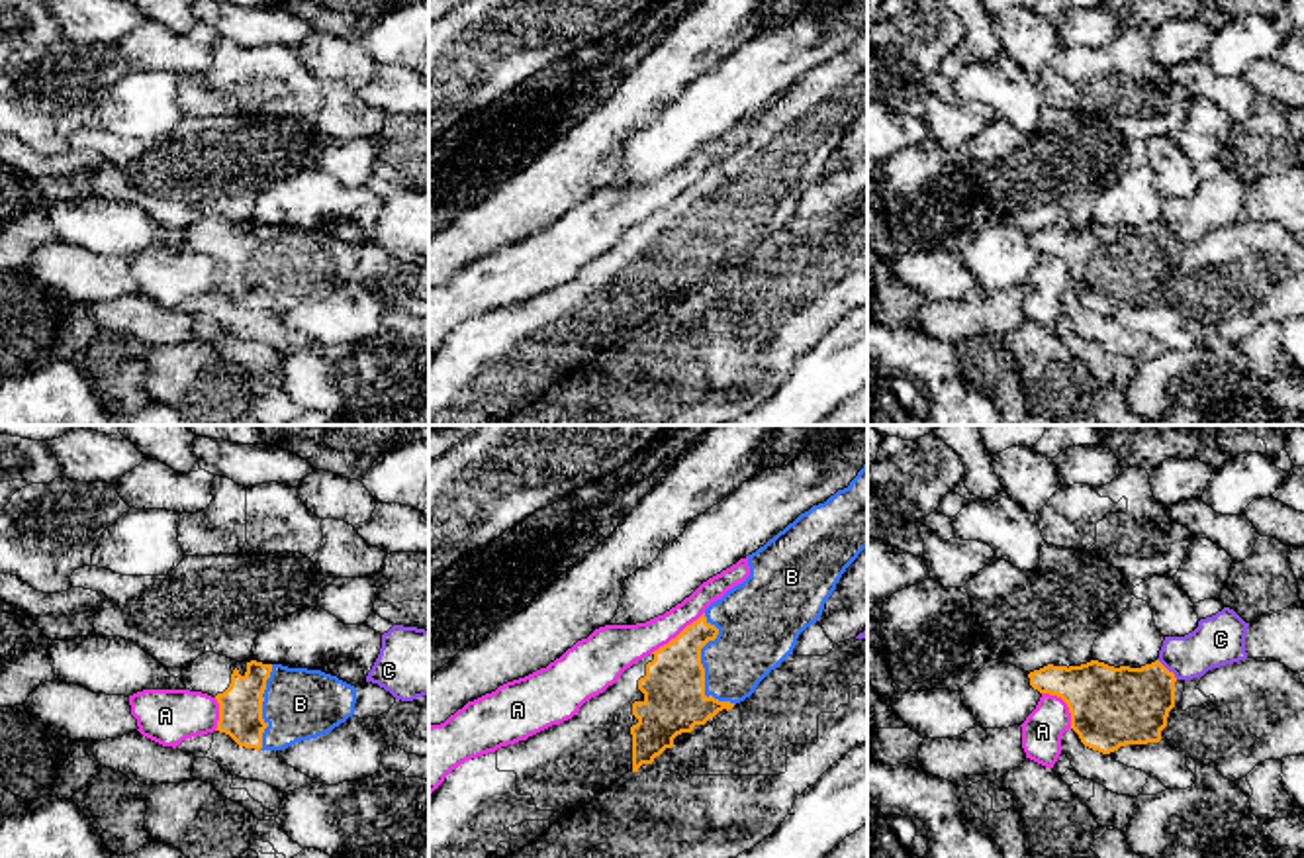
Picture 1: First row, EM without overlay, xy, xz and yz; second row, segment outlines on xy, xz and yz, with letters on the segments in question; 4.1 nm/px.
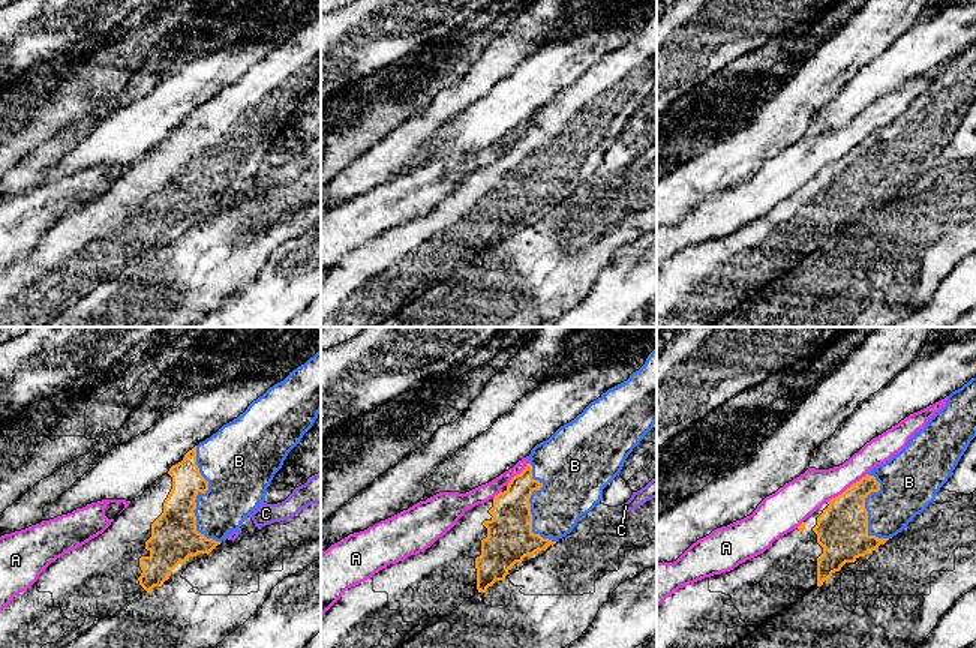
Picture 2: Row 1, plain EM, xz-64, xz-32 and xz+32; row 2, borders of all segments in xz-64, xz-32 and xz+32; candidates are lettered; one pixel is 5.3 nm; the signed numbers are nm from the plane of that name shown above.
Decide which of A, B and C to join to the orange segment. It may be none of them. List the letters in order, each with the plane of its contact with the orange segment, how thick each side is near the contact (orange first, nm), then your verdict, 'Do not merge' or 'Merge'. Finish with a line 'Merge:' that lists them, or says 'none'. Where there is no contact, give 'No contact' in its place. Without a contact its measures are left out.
A: Touches orange in xz. Thickness 260 nm (orange) against 180 nm. Do not merge
B: Touches orange in xz. Thickness 260 nm (orange) against 300 nm. Merge
C: Touches orange in yz. Thickness 320 nm (orange) against 200 nm. Do not merge
Merge: B

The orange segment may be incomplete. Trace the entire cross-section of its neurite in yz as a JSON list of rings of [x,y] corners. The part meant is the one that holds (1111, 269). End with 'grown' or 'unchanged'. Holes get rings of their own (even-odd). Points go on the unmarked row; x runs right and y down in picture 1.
[[[1091,221],[1081,227],[1048,225],[1028,235],[1040,255],[1061,259],[1081,304],[1102,315],[1126,306],[1159,304],[1175,268],[1175,235],[1159,221],[1141,229]]] | unchanged

